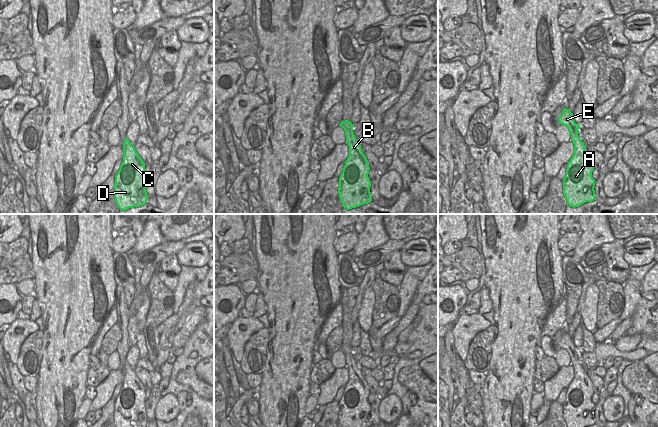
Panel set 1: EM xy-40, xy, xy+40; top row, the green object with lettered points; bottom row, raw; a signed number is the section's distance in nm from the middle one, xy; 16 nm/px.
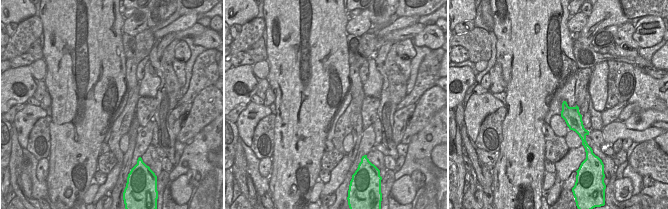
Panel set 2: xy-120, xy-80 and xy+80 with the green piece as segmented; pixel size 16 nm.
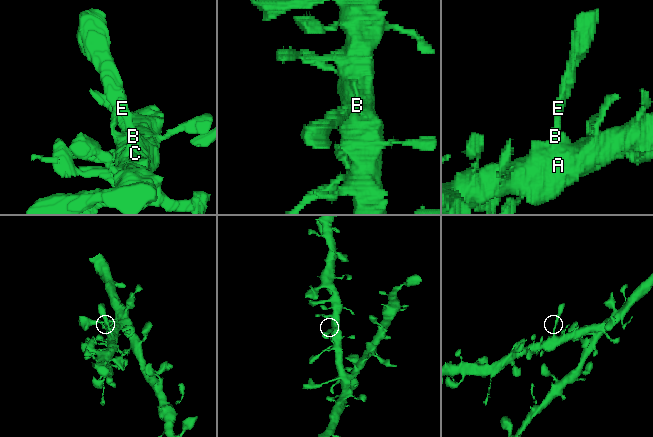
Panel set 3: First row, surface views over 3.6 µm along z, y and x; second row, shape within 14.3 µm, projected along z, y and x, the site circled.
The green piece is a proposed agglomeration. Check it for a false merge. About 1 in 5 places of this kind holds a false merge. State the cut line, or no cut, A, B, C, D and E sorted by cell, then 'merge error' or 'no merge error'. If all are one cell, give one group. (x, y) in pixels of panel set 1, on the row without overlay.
no cut; A B C D E; no merge error

